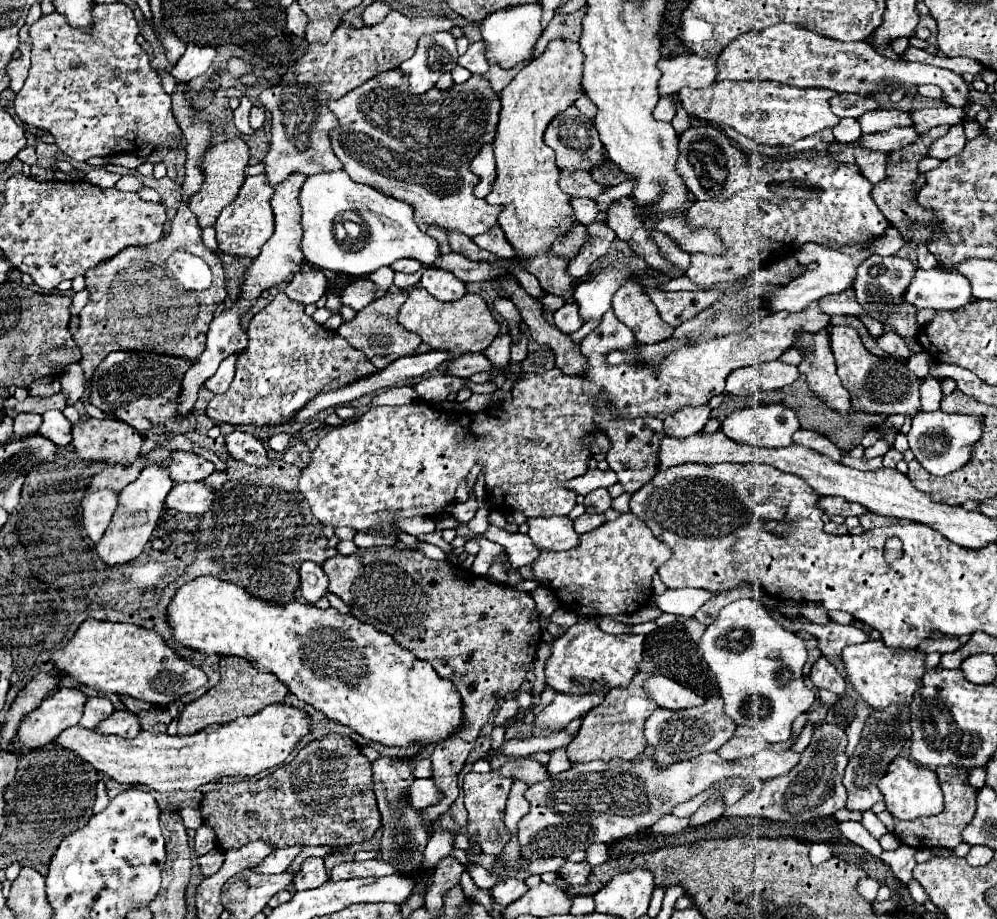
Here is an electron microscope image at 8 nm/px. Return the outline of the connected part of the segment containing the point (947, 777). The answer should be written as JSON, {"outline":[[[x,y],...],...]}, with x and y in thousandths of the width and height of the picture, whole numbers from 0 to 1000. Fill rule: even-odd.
{"outline":[[[944,834],[940,836],[940,844],[944,849],[944,857],[948,862],[948,881],[940,888],[932,890],[920,890],[916,894],[898,892],[898,910],[916,923],[958,923],[964,916],[966,901],[976,892],[978,888],[978,862],[970,853],[970,844],[962,840],[958,834]]]}

